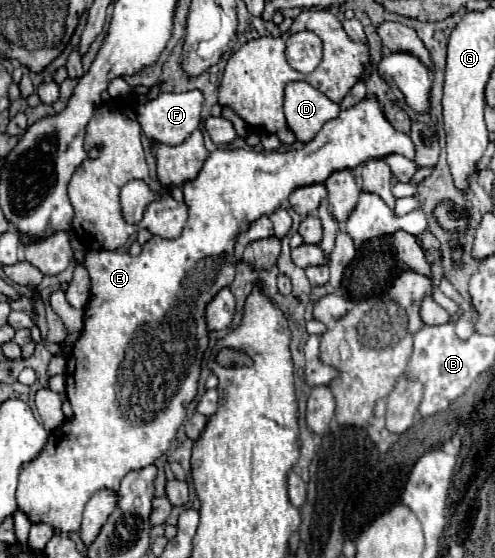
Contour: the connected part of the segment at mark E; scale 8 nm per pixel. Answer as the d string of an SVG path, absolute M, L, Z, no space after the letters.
M370 97L352 109L340 111L340 115L334 121L328 121L312 141L286 153L218 147L208 155L198 177L182 185L190 215L178 239L162 239L154 235L136 257L118 251L88 251L84 255L84 267L90 273L90 299L84 307L82 335L76 339L72 353L68 355L68 367L64 373L72 417L64 419L48 435L46 447L32 461L22 465L16 491L18 509L26 513L32 523L48 523L62 533L78 531L82 511L94 493L102 489L116 493L120 479L128 471L152 465L164 455L170 449L178 427L184 423L186 407L198 393L202 357L208 349L204 311L218 291L234 281L234 267L238 263L234 257L236 237L262 215L270 217L286 205L294 189L324 183L336 169L352 169L390 153L400 153L412 159L414 143L408 135L396 131L388 123L378 99Z

